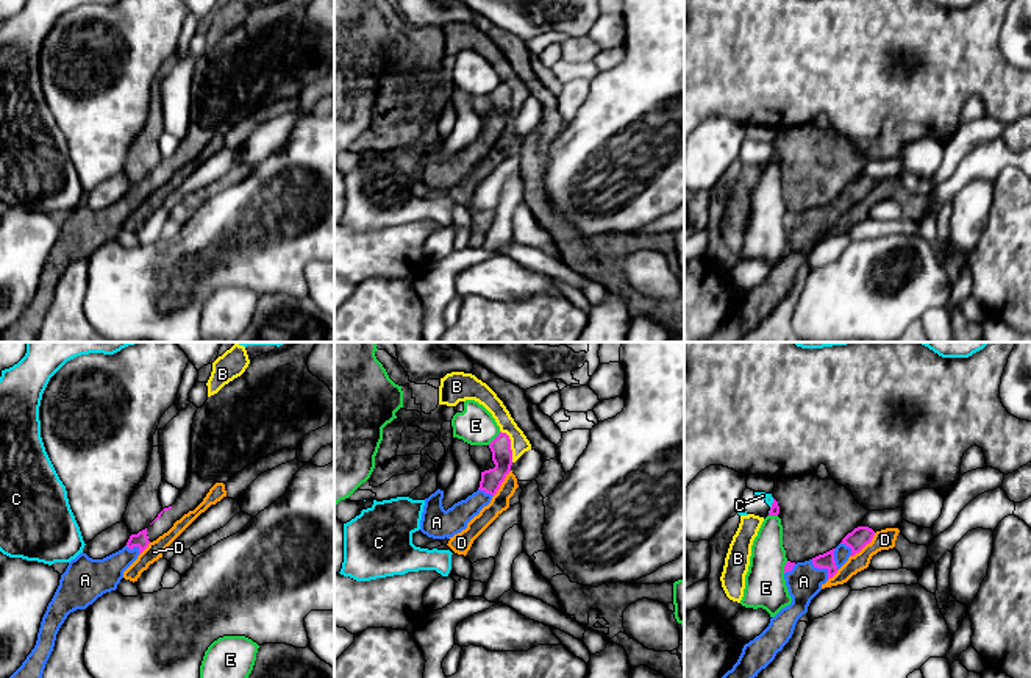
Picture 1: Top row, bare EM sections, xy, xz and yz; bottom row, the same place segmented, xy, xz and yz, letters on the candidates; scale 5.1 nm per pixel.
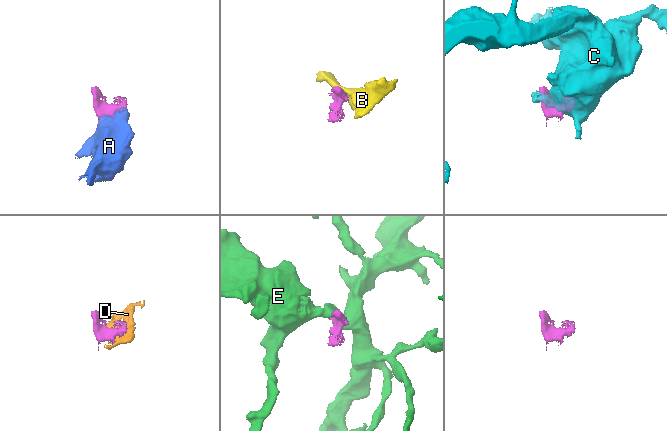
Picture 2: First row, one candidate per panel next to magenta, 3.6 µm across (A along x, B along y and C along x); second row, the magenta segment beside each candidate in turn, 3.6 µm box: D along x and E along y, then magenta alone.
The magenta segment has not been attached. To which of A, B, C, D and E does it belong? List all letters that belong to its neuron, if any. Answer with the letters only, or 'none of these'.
A

